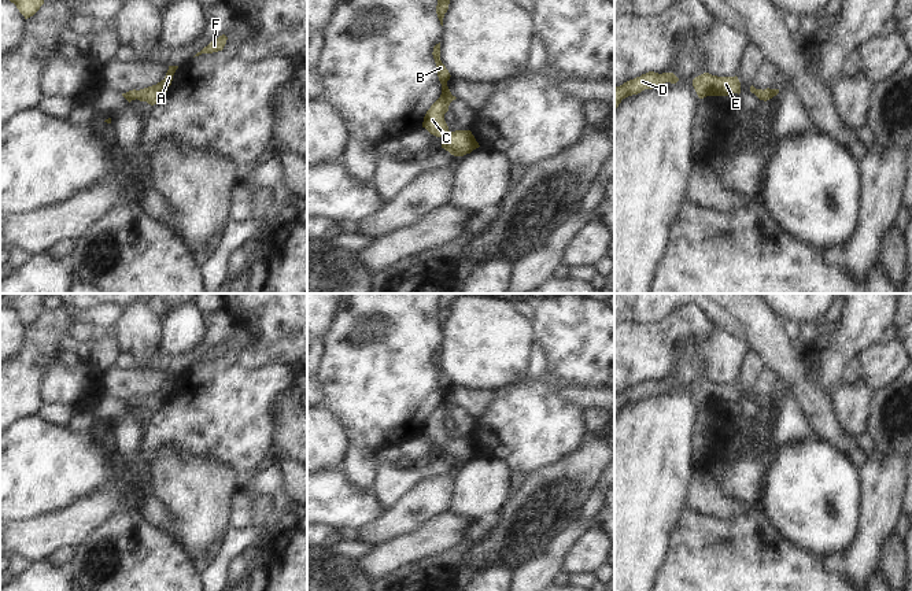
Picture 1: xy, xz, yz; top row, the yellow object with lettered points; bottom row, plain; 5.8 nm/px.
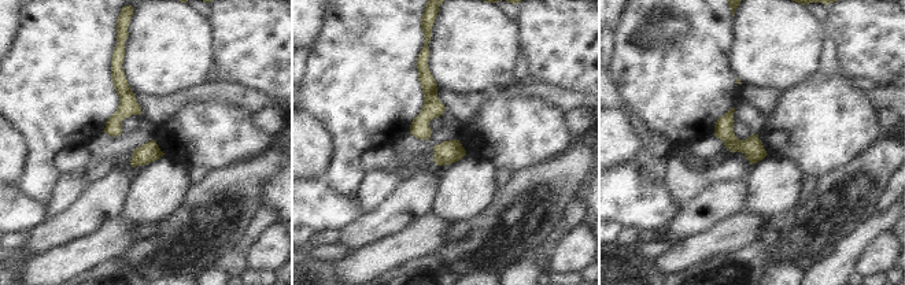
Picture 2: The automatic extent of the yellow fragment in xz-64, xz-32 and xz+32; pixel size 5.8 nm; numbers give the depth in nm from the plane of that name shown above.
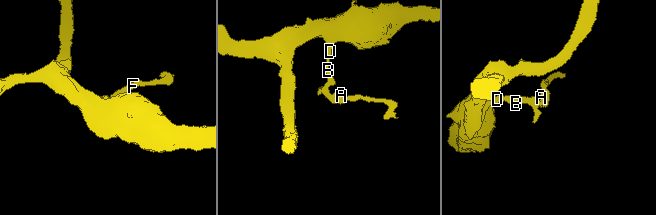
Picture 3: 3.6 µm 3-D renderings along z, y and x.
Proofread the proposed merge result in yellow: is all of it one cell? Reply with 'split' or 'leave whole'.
leave whole

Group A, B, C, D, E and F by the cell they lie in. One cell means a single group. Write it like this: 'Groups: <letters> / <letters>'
Groups: A B C D E F.

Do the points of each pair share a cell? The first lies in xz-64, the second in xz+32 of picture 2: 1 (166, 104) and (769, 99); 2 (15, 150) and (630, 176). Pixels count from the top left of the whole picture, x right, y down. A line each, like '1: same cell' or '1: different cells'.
1: same cell
2: different cells

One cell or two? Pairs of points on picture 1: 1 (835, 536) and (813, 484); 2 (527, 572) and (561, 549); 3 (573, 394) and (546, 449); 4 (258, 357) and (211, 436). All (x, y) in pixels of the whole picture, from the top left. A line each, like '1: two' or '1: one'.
1: one
2: one
3: two
4: two

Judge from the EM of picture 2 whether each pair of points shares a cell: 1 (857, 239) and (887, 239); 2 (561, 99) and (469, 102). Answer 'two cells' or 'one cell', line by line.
1: two cells
2: one cell

